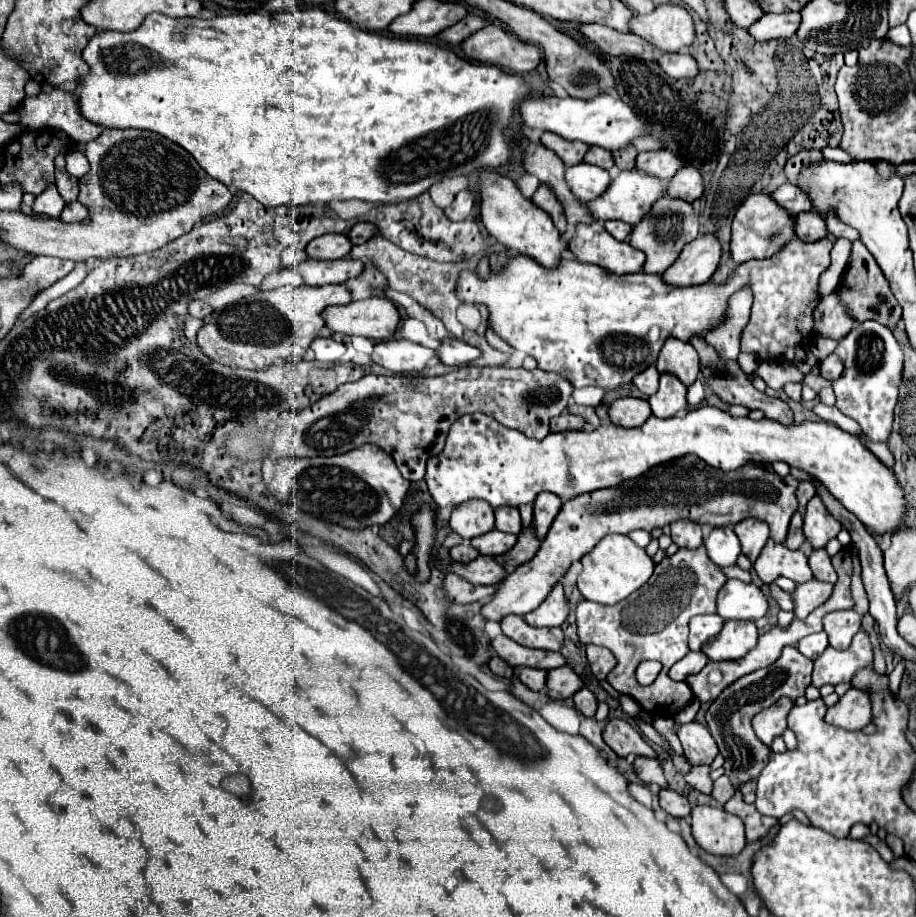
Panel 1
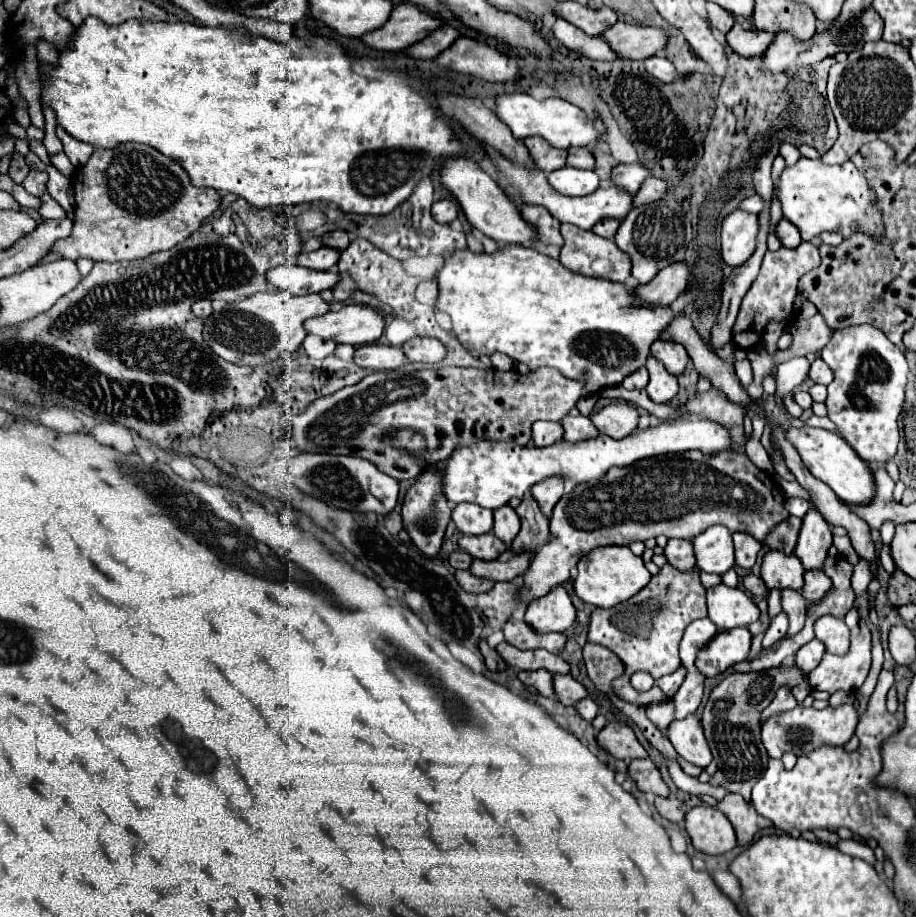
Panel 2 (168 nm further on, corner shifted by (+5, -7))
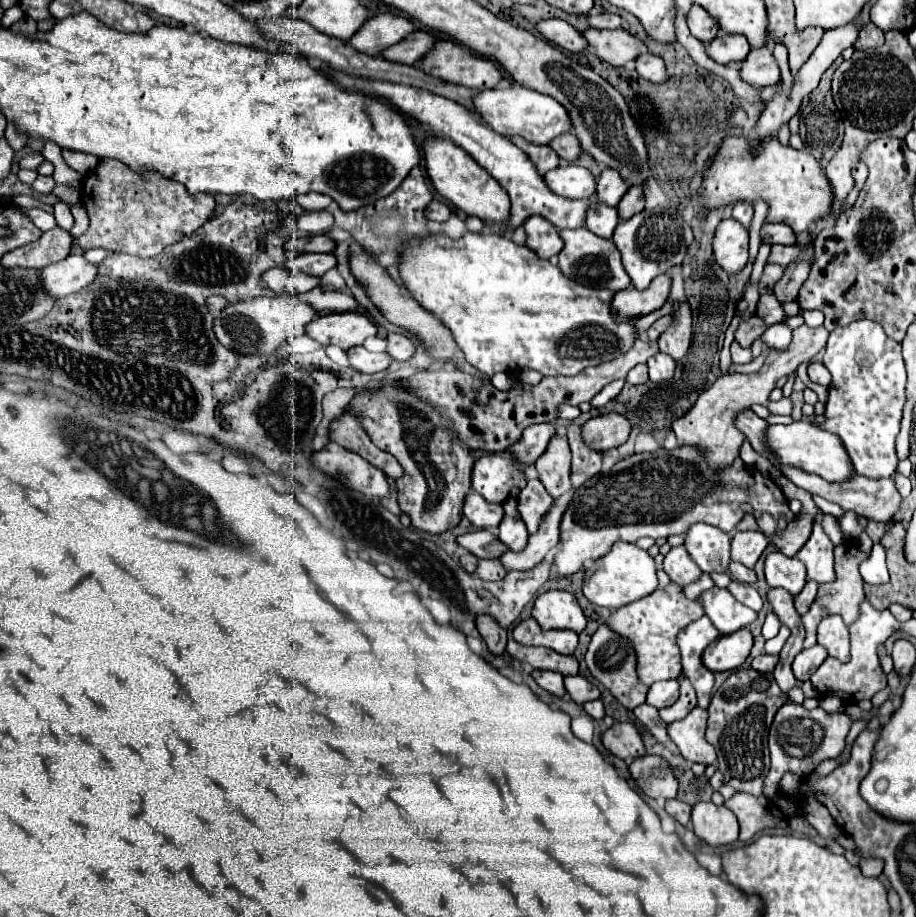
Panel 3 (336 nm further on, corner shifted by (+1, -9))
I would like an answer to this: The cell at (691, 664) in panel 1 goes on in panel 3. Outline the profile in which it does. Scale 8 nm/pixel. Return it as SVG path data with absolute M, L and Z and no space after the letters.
M677 679L659 681L657 685L651 685L649 693L647 693L647 703L653 705L653 707L657 707L657 709L669 707L677 699L679 699L679 681Z

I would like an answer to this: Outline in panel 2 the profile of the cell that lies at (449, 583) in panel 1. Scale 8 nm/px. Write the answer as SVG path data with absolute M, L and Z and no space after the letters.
M457 571L455 577L457 577L459 585L461 585L465 591L469 591L469 593L485 593L485 591L489 591L489 589L495 585L495 581L491 581L491 579L481 579L481 577L473 575L471 571Z

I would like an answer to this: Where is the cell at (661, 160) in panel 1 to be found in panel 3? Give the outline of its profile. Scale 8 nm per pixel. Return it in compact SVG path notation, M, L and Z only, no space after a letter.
M603 169L597 181L597 197L609 207L617 207L621 197L629 191L629 183L617 173L617 169Z

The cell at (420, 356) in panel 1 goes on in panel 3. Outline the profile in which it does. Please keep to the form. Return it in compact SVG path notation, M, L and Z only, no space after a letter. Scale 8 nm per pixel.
M353 347L347 351L349 355L349 363L353 369L361 371L361 373L377 373L377 371L385 371L391 365L391 357L389 353L371 353L365 347Z

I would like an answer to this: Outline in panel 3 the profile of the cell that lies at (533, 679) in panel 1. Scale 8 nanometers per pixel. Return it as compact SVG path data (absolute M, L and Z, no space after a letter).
M533 671L531 677L537 681L537 685L545 691L549 691L555 697L563 697L565 695L565 687L563 687L563 675L555 673L555 671Z

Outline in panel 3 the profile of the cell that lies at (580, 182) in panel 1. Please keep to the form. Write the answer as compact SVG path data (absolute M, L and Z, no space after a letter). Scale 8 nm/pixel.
M561 163L557 169L545 175L549 189L567 199L591 197L597 191L597 179L585 167L573 163Z

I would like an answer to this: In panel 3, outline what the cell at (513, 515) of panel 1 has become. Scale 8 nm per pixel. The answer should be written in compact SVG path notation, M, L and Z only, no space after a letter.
M509 497L509 501L505 501L503 505L505 509L505 517L499 525L499 539L501 543L505 543L511 551L521 551L527 543L527 527L525 523L521 521L519 517L519 511L517 511L517 501L513 497Z

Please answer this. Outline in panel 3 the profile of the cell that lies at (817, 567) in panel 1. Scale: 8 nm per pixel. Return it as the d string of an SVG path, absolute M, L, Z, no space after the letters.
M807 581L807 585L803 587L803 591L799 595L795 595L795 607L797 607L799 615L803 615L803 613L809 611L809 605L813 603L813 599L817 595L817 589L819 589L819 583Z

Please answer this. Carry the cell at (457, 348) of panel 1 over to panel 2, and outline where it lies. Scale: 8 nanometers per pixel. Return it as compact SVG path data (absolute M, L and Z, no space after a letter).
M413 337L403 343L401 347L409 361L423 361L423 363L437 363L445 357L445 347L439 339L427 337Z

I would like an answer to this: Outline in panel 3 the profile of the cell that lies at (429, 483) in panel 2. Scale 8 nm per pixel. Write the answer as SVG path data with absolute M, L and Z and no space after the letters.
M397 383L385 385L371 395L355 395L347 409L359 417L371 441L403 465L405 475L397 479L399 507L409 515L413 527L433 535L457 527L463 517L463 501L471 491L469 477L475 459L471 451L457 445L457 437L453 437L445 419L433 413L423 401L417 401L417 397L409 397Z

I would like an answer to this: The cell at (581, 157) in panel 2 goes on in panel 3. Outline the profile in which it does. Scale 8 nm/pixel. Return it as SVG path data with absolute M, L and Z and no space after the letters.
M565 133L565 137L557 137L557 141L553 141L551 147L567 163L573 163L583 153L583 147L581 147L579 139L575 135L569 135L569 133Z

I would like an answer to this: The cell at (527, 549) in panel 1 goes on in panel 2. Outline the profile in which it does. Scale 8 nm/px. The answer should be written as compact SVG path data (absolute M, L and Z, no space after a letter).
M527 491L515 509L519 519L521 519L521 531L513 539L511 547L513 551L537 551L539 545L545 545L549 539L549 517L541 513L537 507L537 501L533 495Z

